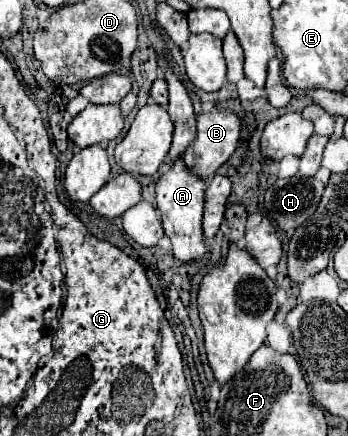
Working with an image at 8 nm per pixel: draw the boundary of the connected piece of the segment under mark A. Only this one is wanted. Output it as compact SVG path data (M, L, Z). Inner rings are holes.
M178 157L170 171L164 173L156 181L156 199L158 199L158 211L162 217L162 225L166 229L166 235L172 241L172 251L178 261L192 261L196 257L202 257L206 253L204 241L202 241L202 211L204 211L204 179L196 173L190 173L184 159Z

